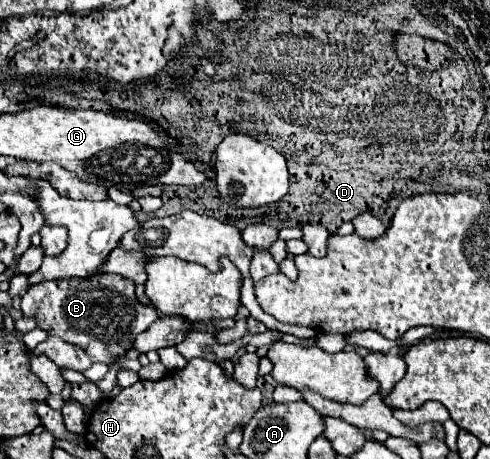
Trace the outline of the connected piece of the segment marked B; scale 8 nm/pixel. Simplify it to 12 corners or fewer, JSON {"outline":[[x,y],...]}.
{"outline":[[120,274],[32,284],[20,302],[92,362],[122,358],[158,312]]}

